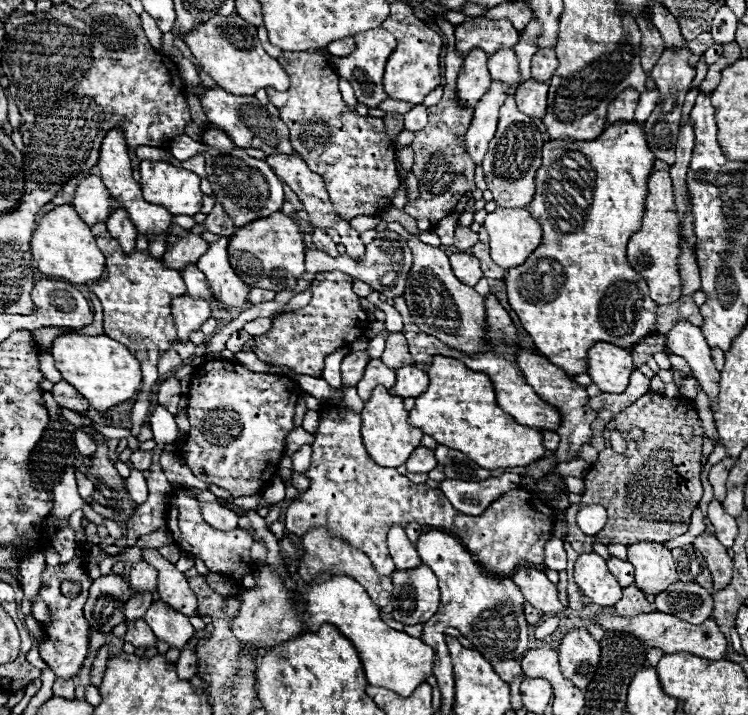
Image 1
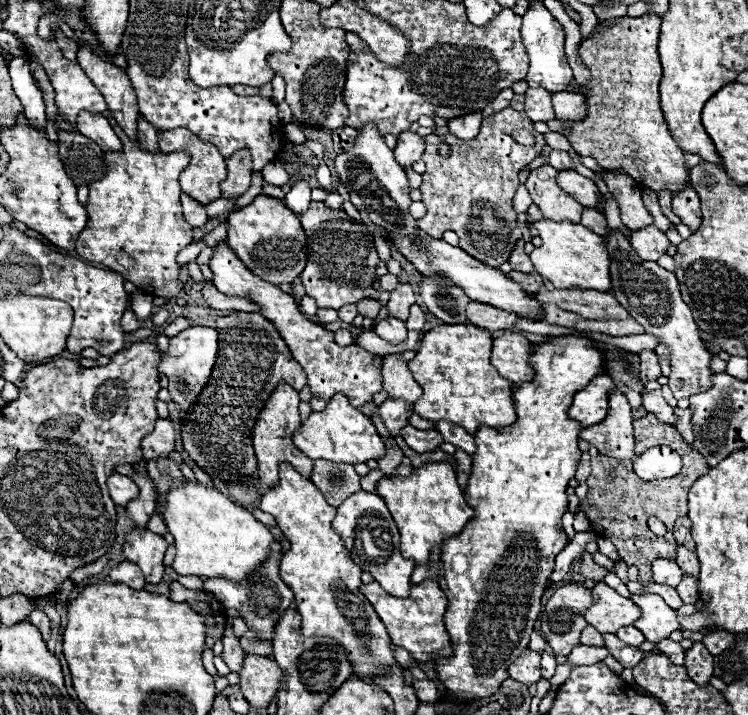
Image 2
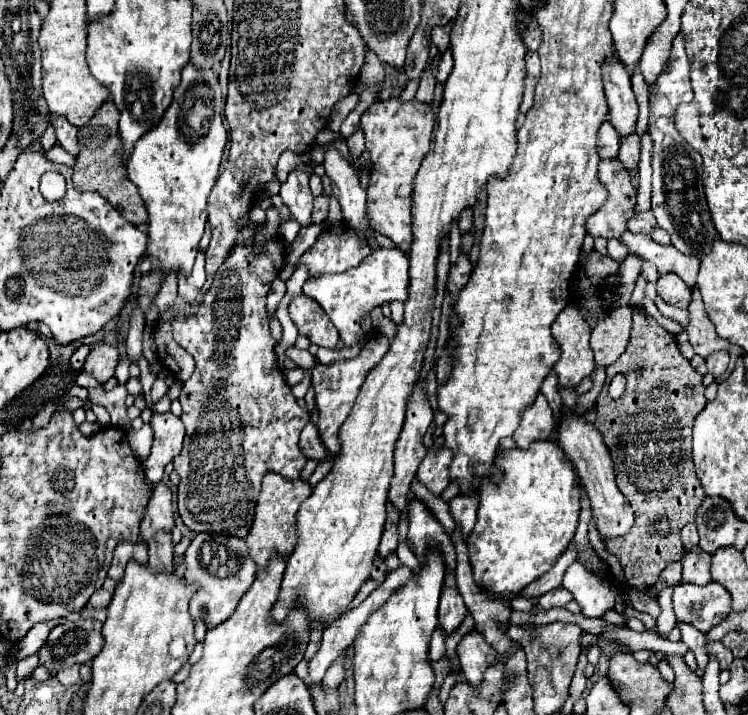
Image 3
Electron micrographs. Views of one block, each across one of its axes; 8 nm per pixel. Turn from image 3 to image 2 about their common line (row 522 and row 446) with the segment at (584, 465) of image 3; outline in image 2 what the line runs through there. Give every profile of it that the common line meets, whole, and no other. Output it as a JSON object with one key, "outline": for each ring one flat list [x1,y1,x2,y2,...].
{"outline":[[612,390,608,394,608,414,604,422,584,428,580,432,580,438,596,446,600,454,606,454,618,460,628,460,634,456,630,404,620,390]]}

